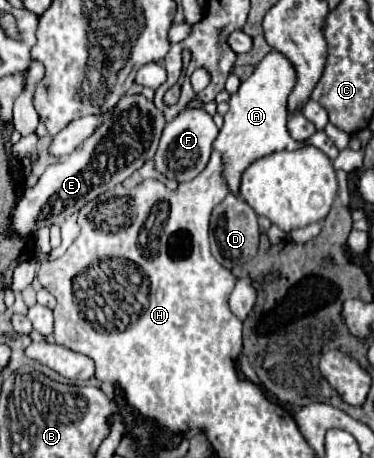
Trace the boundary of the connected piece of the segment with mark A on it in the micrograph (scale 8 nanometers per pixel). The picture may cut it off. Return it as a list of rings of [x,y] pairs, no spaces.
[[[273,50],[255,66],[251,78],[241,82],[237,94],[231,96],[229,112],[225,114],[223,128],[219,130],[213,142],[213,150],[221,154],[221,162],[223,162],[221,176],[227,180],[227,188],[231,194],[239,196],[241,174],[251,162],[277,150],[285,150],[285,148],[295,150],[308,146],[305,142],[293,140],[287,134],[287,96],[293,90],[295,82],[297,76],[293,64],[281,52]]]

